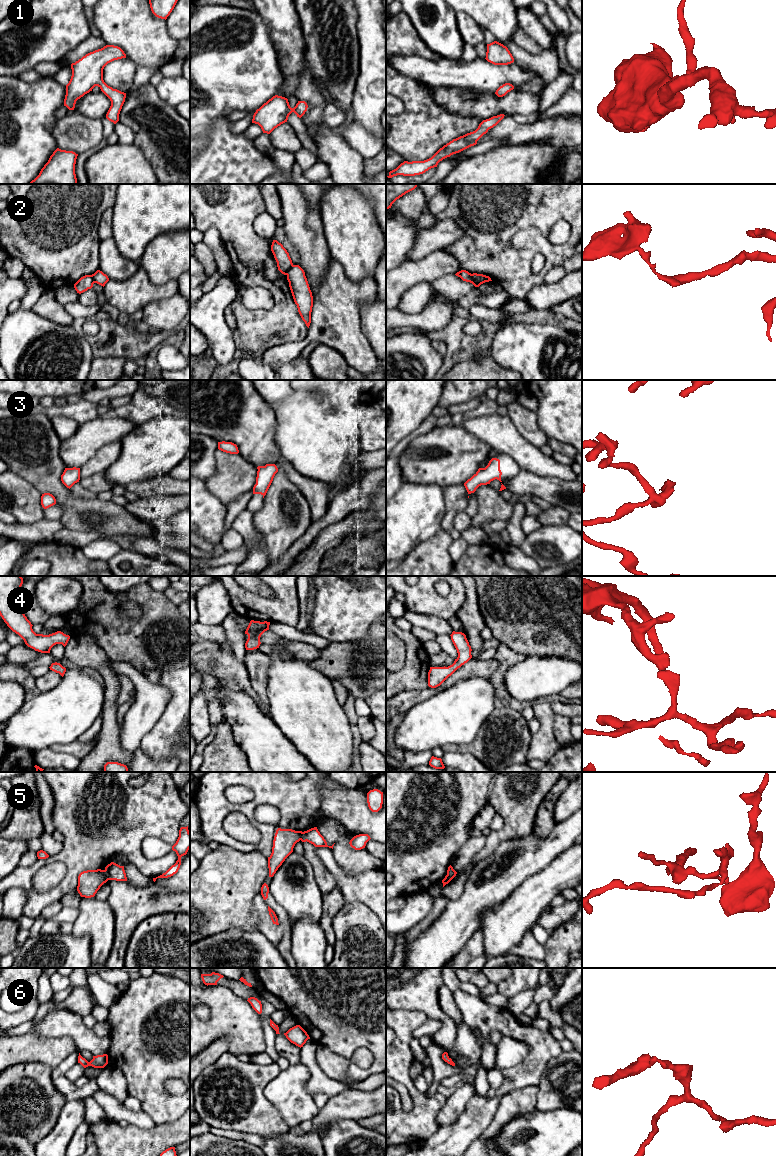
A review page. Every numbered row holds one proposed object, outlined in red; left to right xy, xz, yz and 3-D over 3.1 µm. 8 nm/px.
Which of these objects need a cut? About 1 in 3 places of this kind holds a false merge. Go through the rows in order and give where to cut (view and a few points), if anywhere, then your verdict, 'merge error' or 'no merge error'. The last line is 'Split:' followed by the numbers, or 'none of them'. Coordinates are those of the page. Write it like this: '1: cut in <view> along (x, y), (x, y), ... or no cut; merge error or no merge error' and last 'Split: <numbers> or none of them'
1: no cut; no merge error
2: cut in yz along (470, 274), (473, 281), (479, 285); merge error
3: no cut; no merge error
4: no cut; no merge error
5: cut in xy along (104, 870), (105, 876), (108, 879); merge error
6: no cut; no merge error
Split: 2, 5

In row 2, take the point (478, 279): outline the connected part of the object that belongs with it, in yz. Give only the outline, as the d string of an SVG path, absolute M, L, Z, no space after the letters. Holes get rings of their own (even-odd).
M473 273L473 274L471 274L471 276L472 276L472 279L476 285L481 285L485 282L492 281L489 276L486 276L483 274Z

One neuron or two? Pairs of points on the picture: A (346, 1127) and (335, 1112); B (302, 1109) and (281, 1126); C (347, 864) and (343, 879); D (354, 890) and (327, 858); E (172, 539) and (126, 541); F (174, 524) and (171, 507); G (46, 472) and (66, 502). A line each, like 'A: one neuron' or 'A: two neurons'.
A: two neurons
B: two neurons
C: two neurons
D: one neuron
E: two neurons
F: two neurons
G: one neuron

